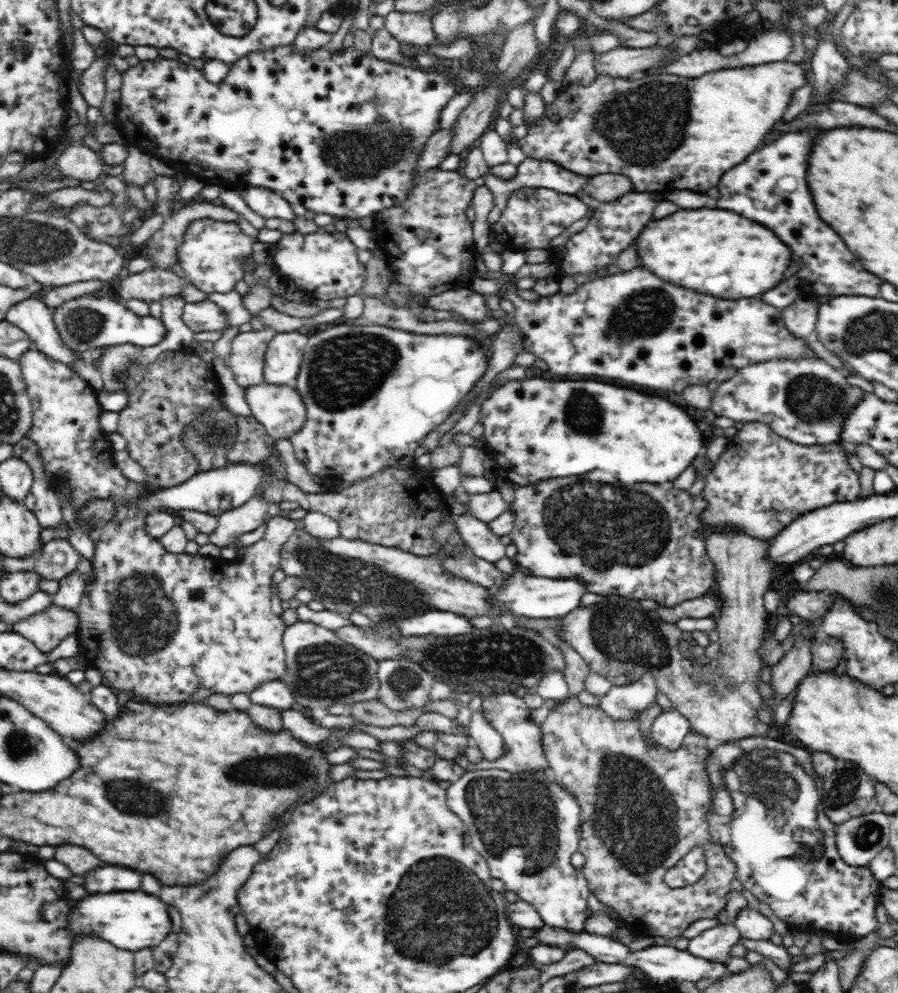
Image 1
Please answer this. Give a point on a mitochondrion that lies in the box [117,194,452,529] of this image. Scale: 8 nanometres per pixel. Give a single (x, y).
(344, 371)

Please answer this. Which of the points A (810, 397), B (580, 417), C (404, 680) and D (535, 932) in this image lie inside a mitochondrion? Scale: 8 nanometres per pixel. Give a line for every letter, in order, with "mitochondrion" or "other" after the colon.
A: mitochondrion
B: mitochondrion
C: mitochondrion
D: other

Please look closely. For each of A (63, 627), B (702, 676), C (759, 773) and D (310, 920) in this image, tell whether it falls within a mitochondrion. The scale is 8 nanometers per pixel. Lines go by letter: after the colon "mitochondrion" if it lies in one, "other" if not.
A: other
B: other
C: mitochondrion
D: other

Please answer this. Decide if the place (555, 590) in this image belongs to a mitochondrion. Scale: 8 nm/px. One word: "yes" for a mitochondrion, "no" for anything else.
no

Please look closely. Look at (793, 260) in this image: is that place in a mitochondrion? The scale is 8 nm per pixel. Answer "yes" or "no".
no

